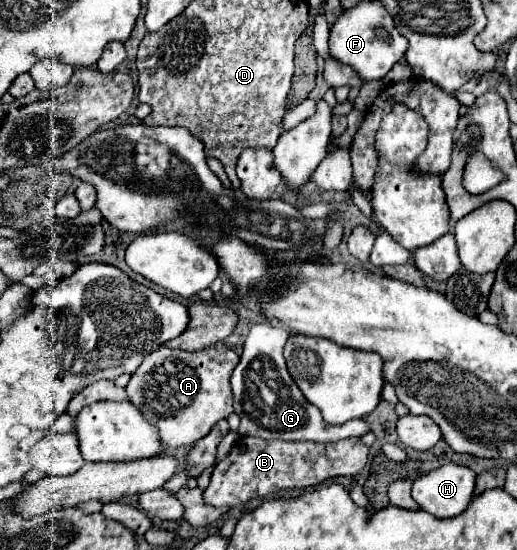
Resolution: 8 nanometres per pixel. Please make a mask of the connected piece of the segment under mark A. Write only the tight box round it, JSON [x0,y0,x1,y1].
[127,341,239,447]

